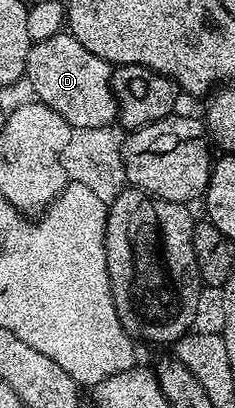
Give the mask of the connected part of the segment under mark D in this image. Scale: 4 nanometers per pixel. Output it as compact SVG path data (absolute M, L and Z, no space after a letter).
M62 30L55 36L44 40L34 41L29 50L27 59L27 71L25 73L26 83L31 83L31 88L35 91L34 99L53 111L71 124L72 128L79 127L109 127L116 123L119 114L119 103L115 101L115 95L111 89L111 74L113 68L107 61L97 58L77 38L72 36L70 31Z

